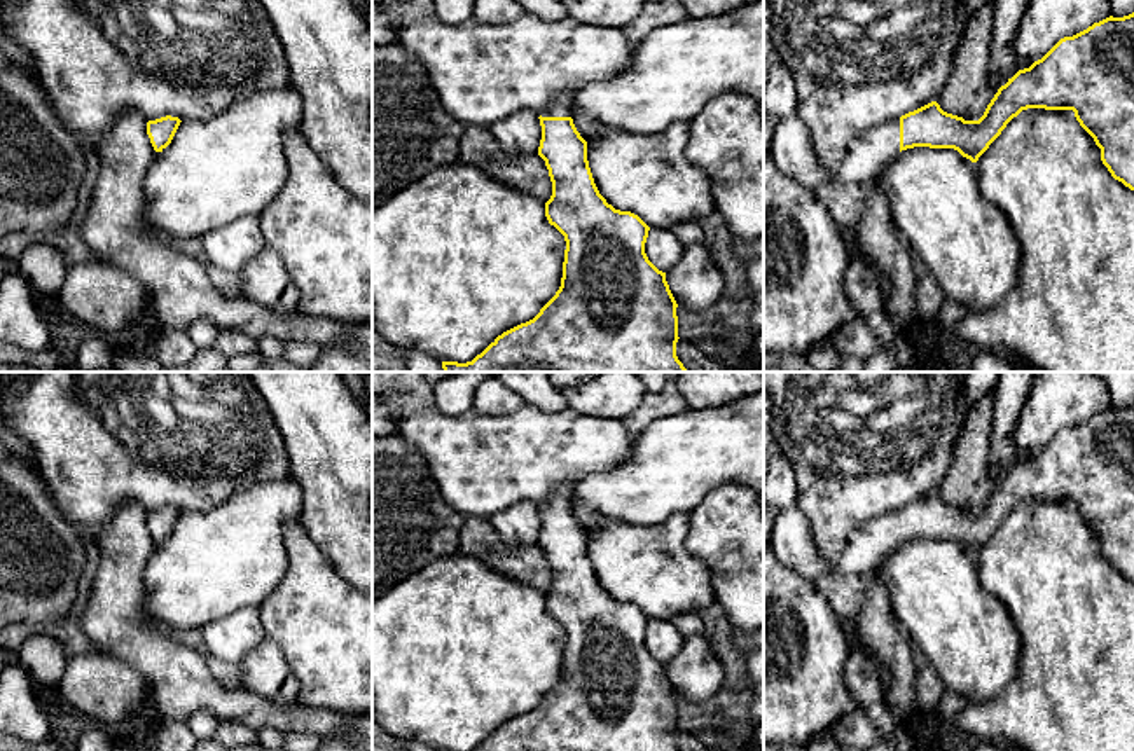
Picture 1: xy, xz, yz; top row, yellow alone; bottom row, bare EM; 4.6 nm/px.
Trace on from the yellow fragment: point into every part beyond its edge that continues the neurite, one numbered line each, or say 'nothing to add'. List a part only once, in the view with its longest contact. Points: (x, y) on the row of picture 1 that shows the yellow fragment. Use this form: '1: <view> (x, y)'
1: yz (869, 152)

